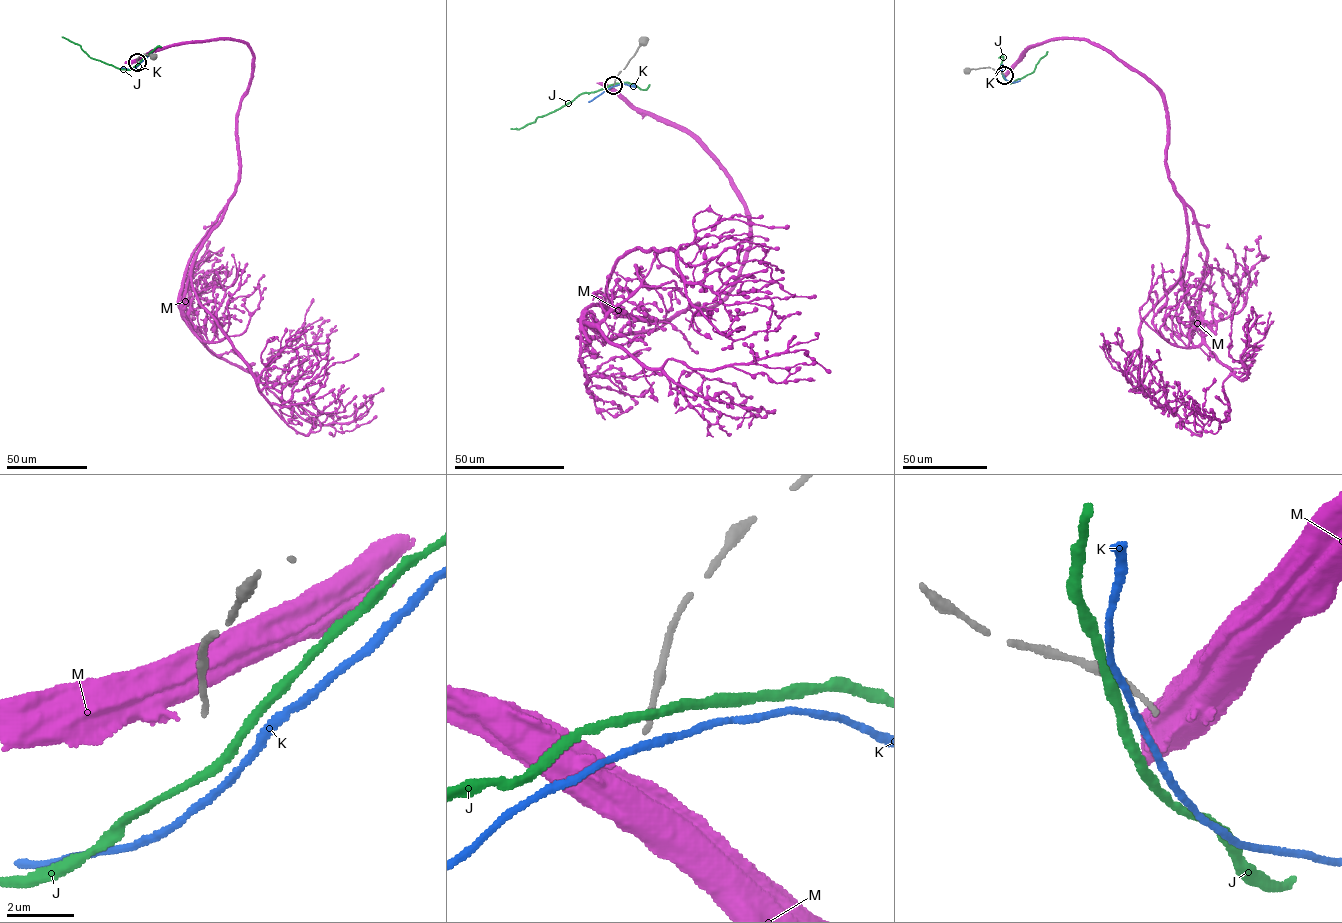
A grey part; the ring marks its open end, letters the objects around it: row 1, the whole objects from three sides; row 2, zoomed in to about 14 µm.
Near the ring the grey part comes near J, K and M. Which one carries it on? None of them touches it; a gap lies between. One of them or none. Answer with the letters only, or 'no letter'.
no letter

